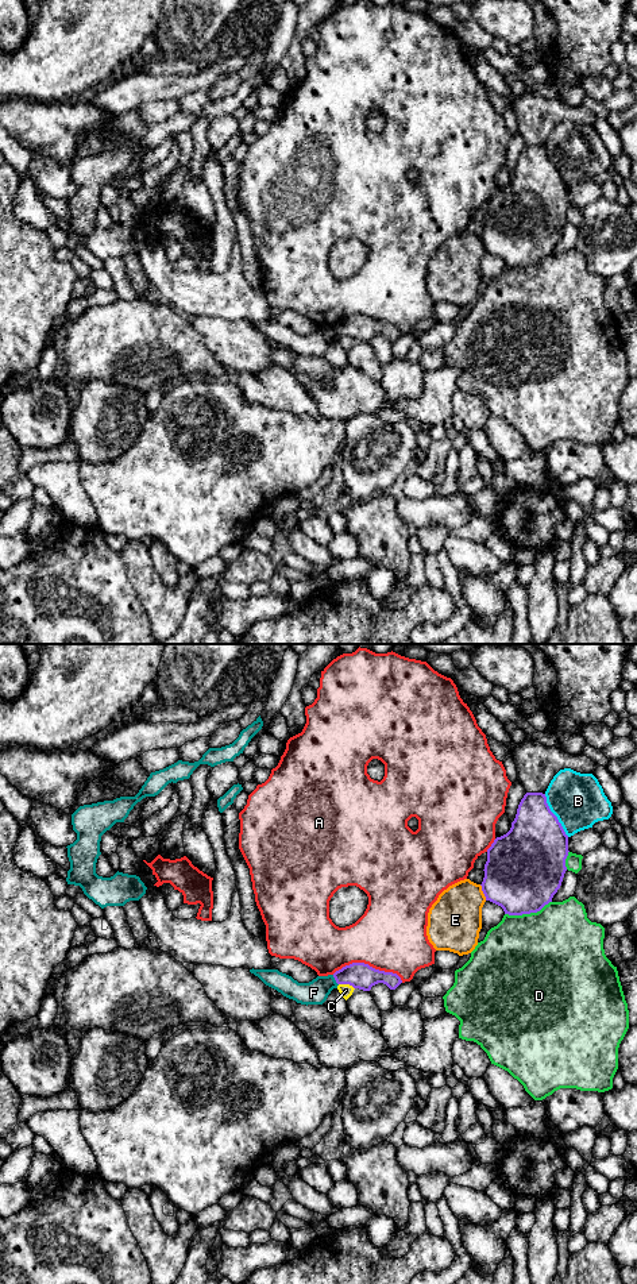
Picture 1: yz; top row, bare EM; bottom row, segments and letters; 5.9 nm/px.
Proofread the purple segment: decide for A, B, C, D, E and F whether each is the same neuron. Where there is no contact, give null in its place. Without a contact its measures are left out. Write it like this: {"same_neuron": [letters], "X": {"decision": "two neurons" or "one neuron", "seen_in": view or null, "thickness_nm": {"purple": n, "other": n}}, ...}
{"same_neuron": [], "A": {"decision": "two neurons", "seen_in": "yz", "thickness_nm": {"purple": 160, "other": 420}}, "B": {"decision": "two neurons", "seen_in": "yz", "thickness_nm": {"purple": 380, "other": 320}}, "C": {"decision": "two neurons", "seen_in": "yz", "thickness_nm": {"purple": 160, "other": 80}}, "D": {"decision": "two neurons", "seen_in": "yz", "thickness_nm": {"purple": 460, "other": 500}}, "E": {"decision": "two neurons", "seen_in": "yz", "thickness_nm": {"purple": 440, "other": 320}}, "F": {"decision": "two neurons", "seen_in": "yz", "thickness_nm": {"purple": 160, "other": 140}}}

